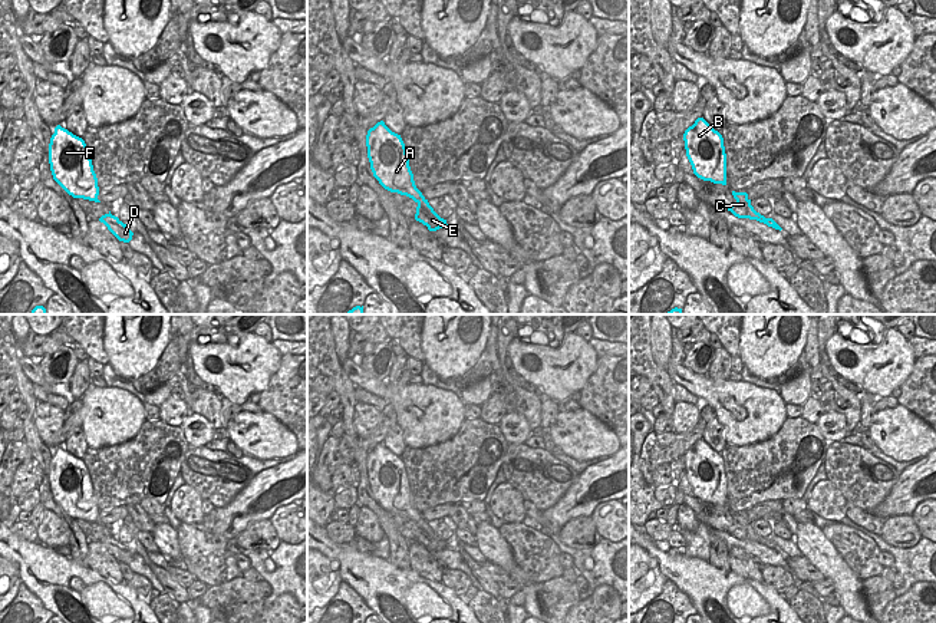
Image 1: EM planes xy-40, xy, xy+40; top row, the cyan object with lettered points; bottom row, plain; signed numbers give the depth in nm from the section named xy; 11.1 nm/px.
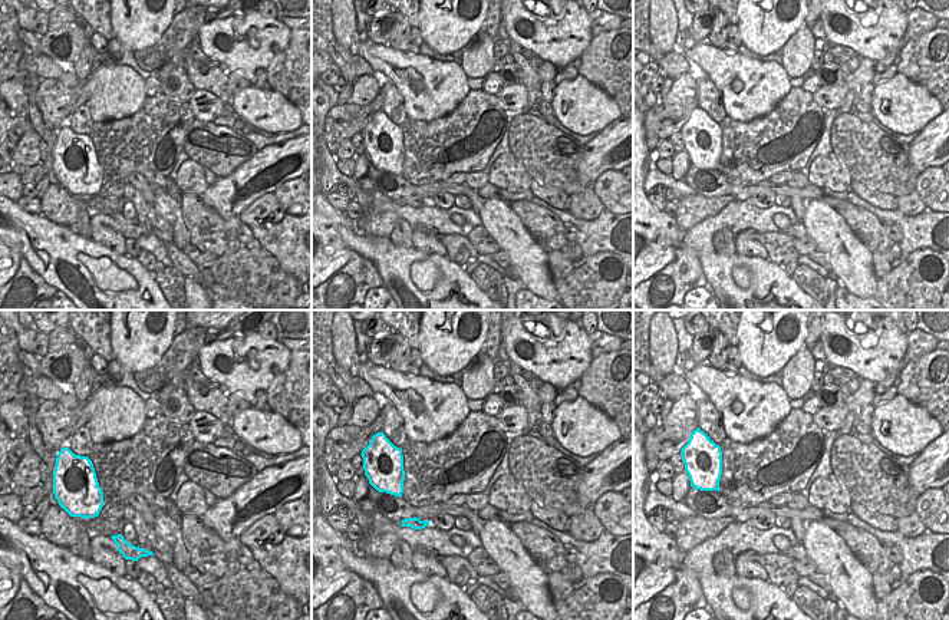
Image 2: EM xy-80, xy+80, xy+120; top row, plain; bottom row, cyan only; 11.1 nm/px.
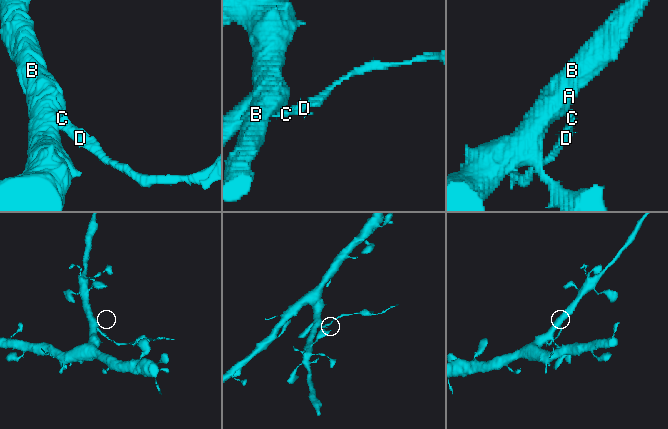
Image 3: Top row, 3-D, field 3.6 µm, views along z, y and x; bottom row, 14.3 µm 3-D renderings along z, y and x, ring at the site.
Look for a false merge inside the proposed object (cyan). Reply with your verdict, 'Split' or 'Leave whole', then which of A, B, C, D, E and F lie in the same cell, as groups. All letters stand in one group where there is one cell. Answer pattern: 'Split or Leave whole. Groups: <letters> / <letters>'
Split. Groups: A B F / C D E.

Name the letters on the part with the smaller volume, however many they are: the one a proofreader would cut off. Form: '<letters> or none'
C, D, E.

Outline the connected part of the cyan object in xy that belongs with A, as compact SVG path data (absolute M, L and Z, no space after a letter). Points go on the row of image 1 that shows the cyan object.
M380 121L368 131L366 146L370 169L379 184L390 192L419 201L422 192L415 185L401 135L392 132Z

